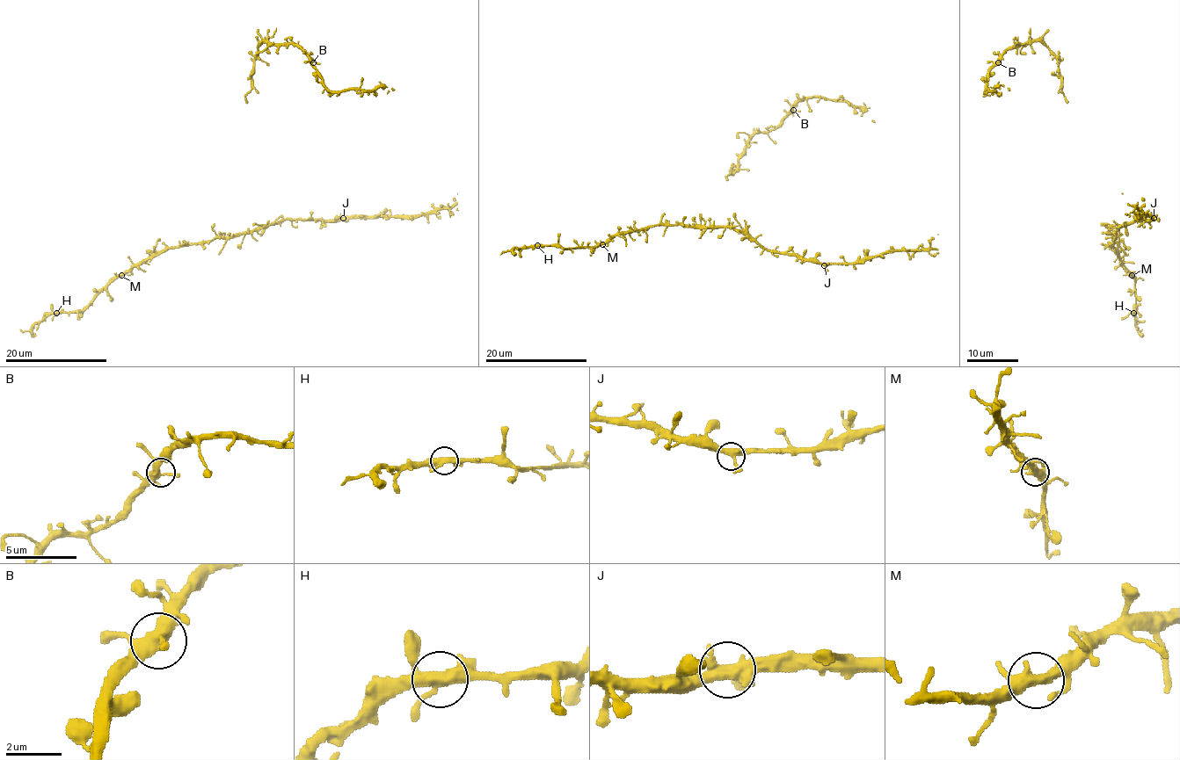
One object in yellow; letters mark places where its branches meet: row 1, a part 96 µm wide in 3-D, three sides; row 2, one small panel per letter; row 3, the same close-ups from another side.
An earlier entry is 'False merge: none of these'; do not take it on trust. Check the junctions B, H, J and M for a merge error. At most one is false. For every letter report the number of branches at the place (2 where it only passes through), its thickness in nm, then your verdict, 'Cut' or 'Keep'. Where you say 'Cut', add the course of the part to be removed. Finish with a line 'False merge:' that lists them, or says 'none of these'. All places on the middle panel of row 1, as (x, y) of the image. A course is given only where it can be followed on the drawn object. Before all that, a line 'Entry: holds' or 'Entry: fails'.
Entry: holds
B: Branches: 4. Thickness 380 nm. Keep
H: Branches: 4. Thickness 360 nm. Keep
J: Branches: 4. Thickness 380 nm. Keep
M: Branches: 4. Thickness 360 nm. Keep
False merge: none of these

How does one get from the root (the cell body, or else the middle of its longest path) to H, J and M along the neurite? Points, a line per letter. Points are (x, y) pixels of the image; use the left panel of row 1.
H: (260, 224), (260, 227), (231, 235), (213, 237), (208, 241), (155, 251), (116, 275), (82, 310), (56, 313)
J: (260, 224), (277, 224), (283, 220), (343, 218)
M: (260, 224), (260, 227), (231, 235), (213, 237), (208, 241), (155, 251), (121, 275)

